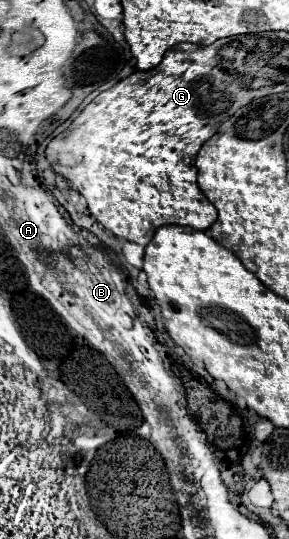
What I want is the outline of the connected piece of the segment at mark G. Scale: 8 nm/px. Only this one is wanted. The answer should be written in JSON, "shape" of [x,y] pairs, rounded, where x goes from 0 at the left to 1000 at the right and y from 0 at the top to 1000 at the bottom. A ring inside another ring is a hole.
{"shape":[[[630,82],[581,93],[526,130],[478,130],[388,163],[346,171],[277,215],[201,249],[159,275],[180,315],[228,330],[242,345],[298,367],[311,397],[408,442],[505,456],[540,427],[574,416],[720,427],[747,412],[747,386],[713,371],[678,341],[671,289],[692,271],[747,249],[754,234],[865,186],[927,178],[934,163],[858,163],[810,137],[754,126],[754,85]]]}

